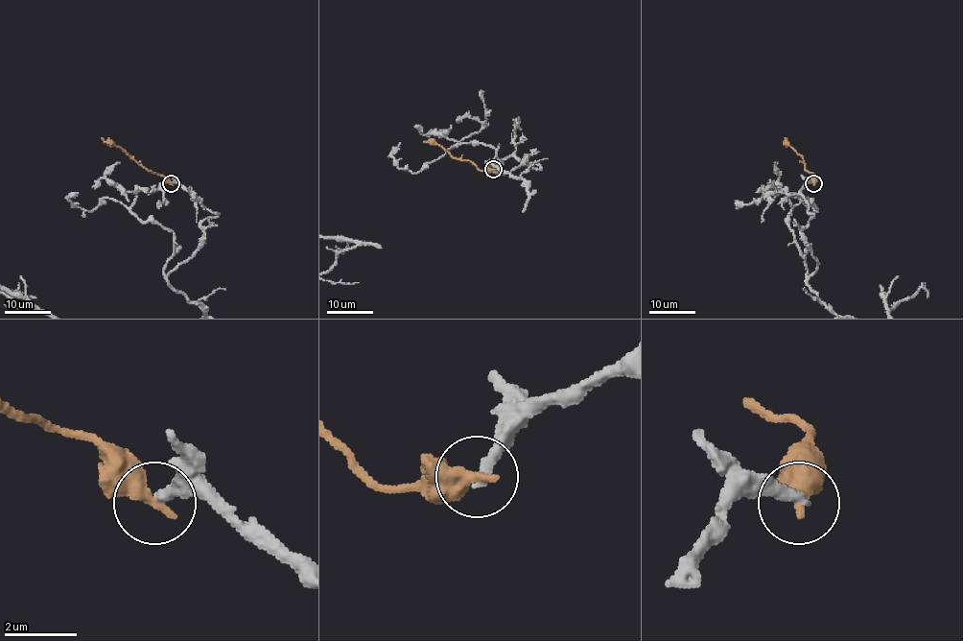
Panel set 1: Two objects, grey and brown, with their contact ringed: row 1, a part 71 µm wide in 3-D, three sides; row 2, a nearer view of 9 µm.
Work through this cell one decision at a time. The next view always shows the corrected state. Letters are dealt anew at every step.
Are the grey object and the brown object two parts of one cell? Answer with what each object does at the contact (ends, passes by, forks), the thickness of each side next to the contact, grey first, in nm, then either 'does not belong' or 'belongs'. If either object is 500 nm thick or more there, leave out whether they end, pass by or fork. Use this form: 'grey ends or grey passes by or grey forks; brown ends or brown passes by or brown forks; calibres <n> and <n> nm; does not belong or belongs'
calibres 340 and 500 nm; does not belong

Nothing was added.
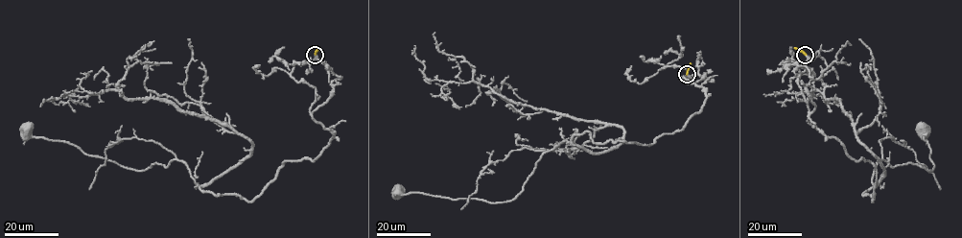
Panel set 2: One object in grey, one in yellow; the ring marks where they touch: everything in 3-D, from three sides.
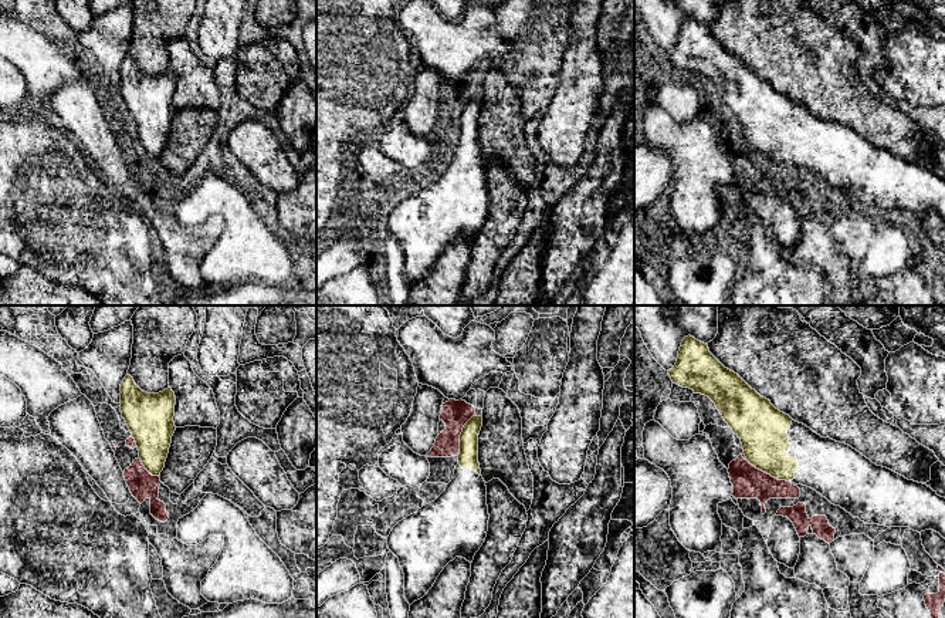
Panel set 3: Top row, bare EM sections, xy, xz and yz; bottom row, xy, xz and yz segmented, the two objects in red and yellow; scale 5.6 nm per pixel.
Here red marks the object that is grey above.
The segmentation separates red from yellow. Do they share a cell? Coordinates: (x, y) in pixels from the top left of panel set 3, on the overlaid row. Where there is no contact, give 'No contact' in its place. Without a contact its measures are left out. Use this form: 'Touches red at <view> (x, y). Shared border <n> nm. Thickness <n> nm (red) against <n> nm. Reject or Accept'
Touches red at yz (766, 473). Shared border 280 nm. Thickness 180 nm (red) against 280 nm. Reject

